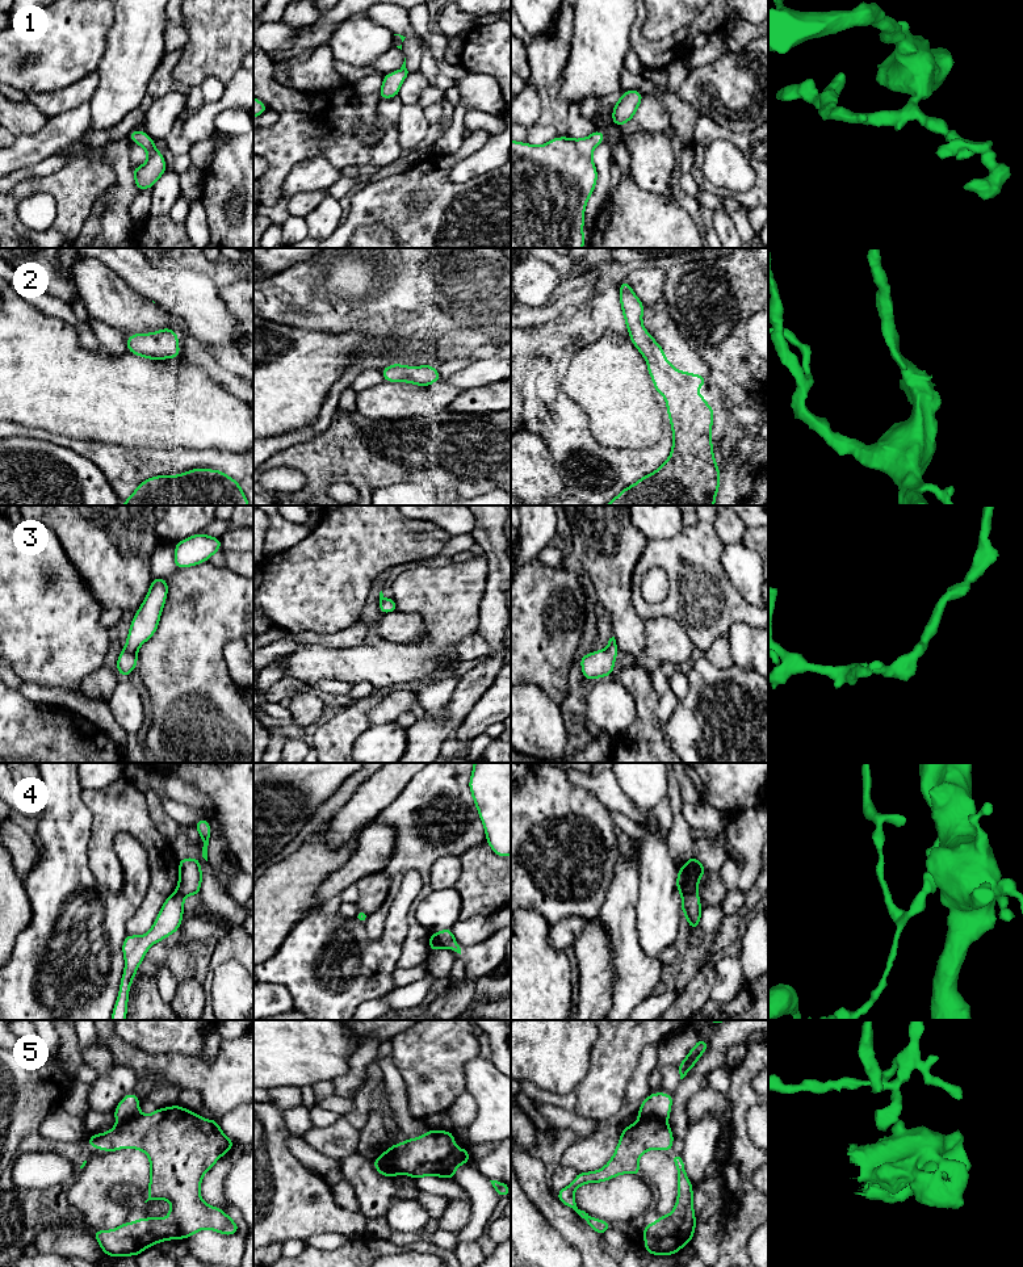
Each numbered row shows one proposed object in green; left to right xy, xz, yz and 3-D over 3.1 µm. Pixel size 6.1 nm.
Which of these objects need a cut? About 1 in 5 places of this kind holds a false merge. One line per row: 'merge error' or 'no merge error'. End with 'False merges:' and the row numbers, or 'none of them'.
1: no merge error
2: no merge error
3: no merge error
4: merge error
5: merge error
False merges: 4, 5

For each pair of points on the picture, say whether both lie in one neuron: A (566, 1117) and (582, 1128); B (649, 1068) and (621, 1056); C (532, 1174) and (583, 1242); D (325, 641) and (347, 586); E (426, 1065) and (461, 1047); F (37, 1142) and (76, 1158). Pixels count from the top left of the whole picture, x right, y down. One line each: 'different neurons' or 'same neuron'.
A: same neuron
B: different neurons
C: same neuron
D: different neurons
E: same neuron
F: same neuron

